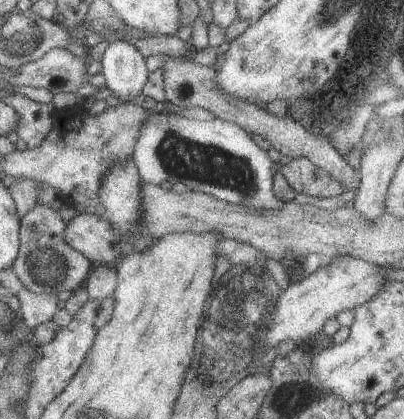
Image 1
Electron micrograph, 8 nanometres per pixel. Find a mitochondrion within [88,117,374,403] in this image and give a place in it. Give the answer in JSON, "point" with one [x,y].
{"point":[213,164]}

